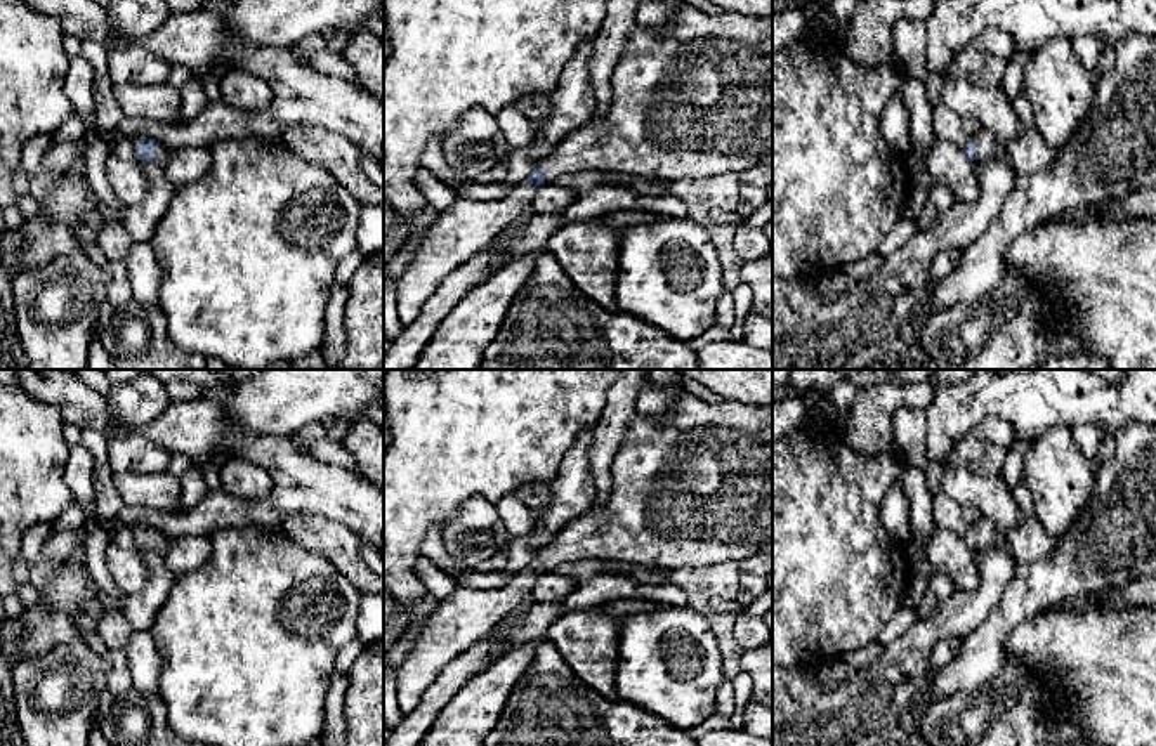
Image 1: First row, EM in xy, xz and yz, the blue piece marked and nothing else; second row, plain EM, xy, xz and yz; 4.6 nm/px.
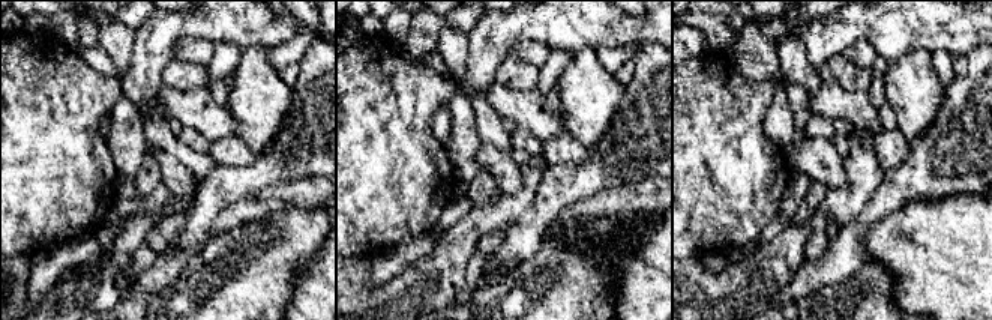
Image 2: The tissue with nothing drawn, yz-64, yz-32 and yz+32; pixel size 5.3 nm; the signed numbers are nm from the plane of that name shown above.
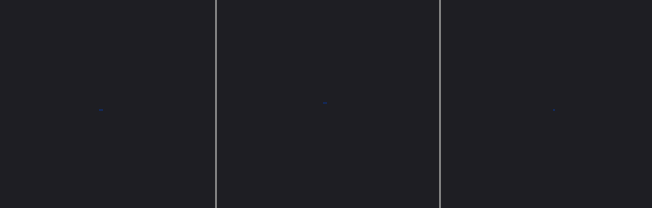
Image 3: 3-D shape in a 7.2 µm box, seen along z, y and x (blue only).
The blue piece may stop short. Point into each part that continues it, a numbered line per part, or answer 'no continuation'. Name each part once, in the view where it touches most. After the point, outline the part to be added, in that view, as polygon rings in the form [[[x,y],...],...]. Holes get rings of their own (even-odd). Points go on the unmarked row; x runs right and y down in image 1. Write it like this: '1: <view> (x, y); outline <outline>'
1: xz (696, 490); outline [[[680,389],[668,420],[632,420],[611,479],[606,505],[585,512],[540,552],[545,573],[583,559],[672,571],[772,552],[772,406],[710,404]]]
2: yz (986, 533); outline [[[981,517],[974,526],[975,540],[979,546],[998,546],[1007,550],[1008,540],[1007,533],[998,529],[995,522]]]

